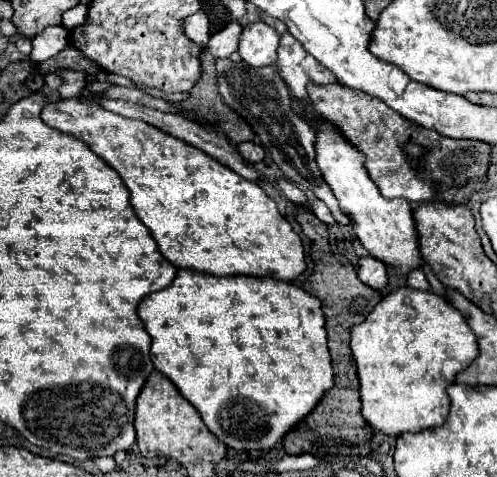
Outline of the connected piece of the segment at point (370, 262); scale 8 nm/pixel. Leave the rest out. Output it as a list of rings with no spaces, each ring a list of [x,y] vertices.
[[[360,258],[358,260],[358,278],[374,288],[376,292],[382,292],[388,286],[388,272],[386,264],[376,260],[376,258]]]

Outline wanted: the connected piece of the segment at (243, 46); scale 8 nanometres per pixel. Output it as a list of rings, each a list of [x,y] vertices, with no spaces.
[[[264,22],[248,24],[242,30],[238,54],[242,60],[254,68],[270,66],[276,62],[276,50],[278,50],[278,32]]]

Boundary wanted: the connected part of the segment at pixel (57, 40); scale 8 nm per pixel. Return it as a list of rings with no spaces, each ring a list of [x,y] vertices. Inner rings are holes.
[[[48,26],[42,34],[34,36],[32,58],[34,62],[44,62],[62,52],[66,44],[68,44],[68,30],[64,26]]]

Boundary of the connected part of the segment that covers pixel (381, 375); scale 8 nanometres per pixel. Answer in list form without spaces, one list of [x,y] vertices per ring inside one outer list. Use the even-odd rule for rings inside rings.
[[[408,286],[396,288],[386,294],[364,322],[350,328],[352,354],[360,378],[360,400],[362,416],[372,430],[386,436],[398,436],[404,432],[422,432],[432,426],[440,426],[450,410],[446,388],[454,382],[454,376],[466,368],[478,354],[476,336],[470,334],[462,314],[454,310],[442,296],[432,292],[414,290]]]

